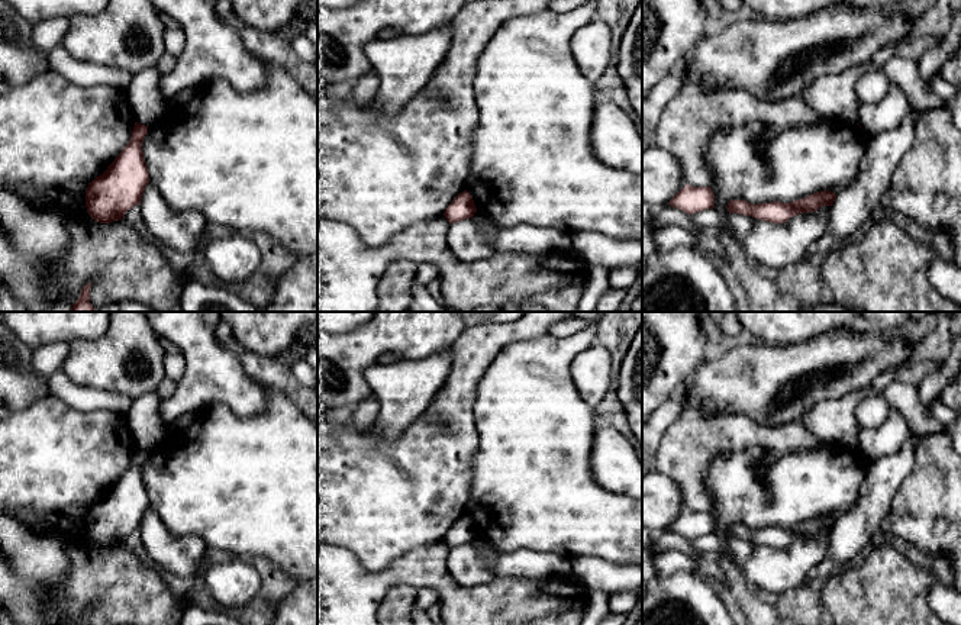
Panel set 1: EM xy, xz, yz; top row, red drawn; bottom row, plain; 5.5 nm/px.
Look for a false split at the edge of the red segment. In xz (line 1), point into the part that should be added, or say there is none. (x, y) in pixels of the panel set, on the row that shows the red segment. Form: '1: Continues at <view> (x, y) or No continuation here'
1: No continuation here

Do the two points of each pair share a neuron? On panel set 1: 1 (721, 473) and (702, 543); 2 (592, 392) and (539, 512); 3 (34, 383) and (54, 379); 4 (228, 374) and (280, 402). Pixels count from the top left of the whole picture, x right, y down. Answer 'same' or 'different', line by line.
1: different
2: different
3: different
4: different

